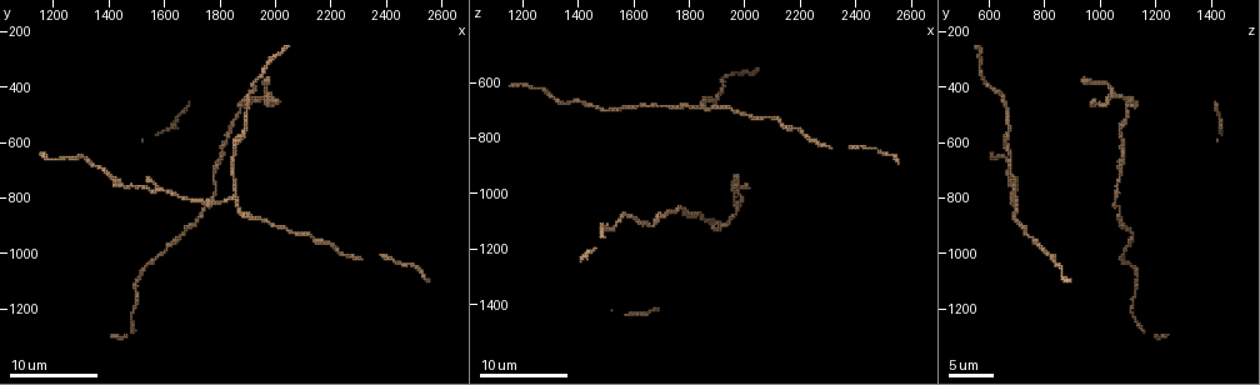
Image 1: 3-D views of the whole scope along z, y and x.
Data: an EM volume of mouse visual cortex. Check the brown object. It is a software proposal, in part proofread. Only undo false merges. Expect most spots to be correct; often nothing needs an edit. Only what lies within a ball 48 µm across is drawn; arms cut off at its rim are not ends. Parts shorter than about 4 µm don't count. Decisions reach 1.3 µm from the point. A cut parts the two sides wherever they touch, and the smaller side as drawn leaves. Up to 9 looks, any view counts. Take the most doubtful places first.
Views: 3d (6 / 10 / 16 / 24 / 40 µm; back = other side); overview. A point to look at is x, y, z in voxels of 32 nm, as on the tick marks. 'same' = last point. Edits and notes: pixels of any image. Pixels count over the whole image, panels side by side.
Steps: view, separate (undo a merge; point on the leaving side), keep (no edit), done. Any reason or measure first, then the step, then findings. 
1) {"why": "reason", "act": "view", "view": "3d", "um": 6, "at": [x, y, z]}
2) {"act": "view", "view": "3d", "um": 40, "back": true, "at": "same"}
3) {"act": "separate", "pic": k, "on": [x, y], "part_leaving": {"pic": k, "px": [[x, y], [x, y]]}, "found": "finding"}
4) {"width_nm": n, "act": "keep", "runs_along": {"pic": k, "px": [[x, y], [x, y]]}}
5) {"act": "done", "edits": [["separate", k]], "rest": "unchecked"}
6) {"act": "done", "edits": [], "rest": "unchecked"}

{"why": "a fork", "act": "view", "view": "3d", "um": 6, "at": [1850, 800, 690]}

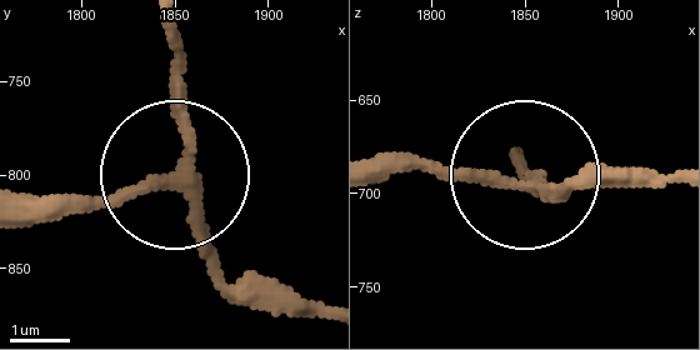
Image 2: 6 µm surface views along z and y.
{"act": "view", "view": "3d", "um": 6, "back": true, "at": "same"}

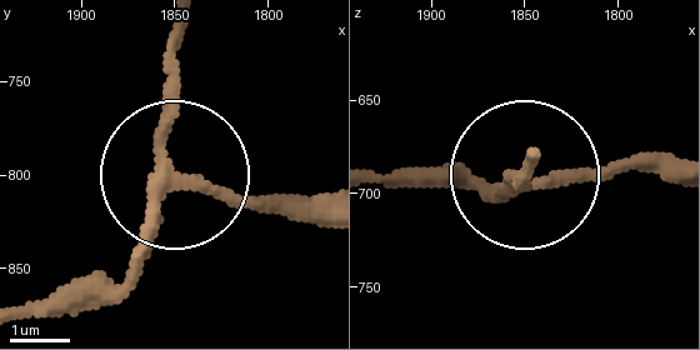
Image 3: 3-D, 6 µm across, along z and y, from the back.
{"width_nm": 210, "act": "keep", "found": "all the same neuron"}

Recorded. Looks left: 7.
{"why": "thick turns thin", "act": "view", "view": "3d", "um": 6, "at": [2190, 960, 770]}

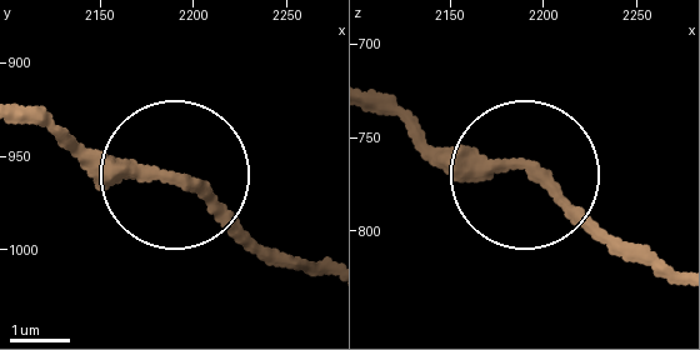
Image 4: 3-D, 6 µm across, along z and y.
{"act": "keep", "found": "one neuron here"}

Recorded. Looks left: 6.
{"act": "view", "view": "3d", "um": 6, "at": [1890, 460, 650]}

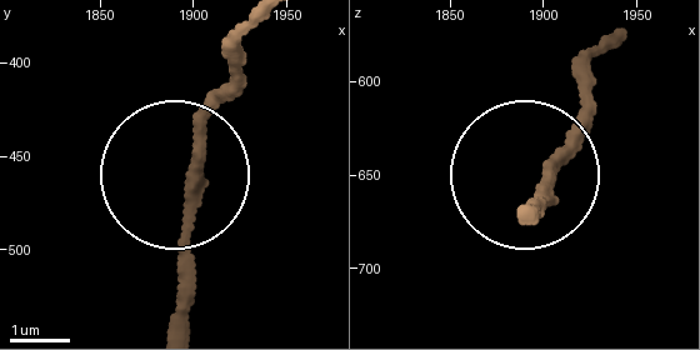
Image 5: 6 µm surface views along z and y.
{"why": "other side", "act": "view", "view": "3d", "um": 6, "back": true, "at": [1902, 462, 660]}

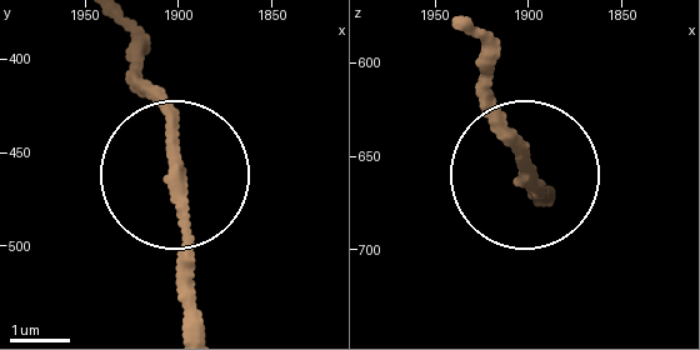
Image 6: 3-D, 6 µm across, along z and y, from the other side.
{"act": "keep", "found": "continuous, no second neuron"}

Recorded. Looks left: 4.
{"why": "thick turns thin", "act": "view", "view": "3d", "um": 6, "at": [1460, 750, 680]}

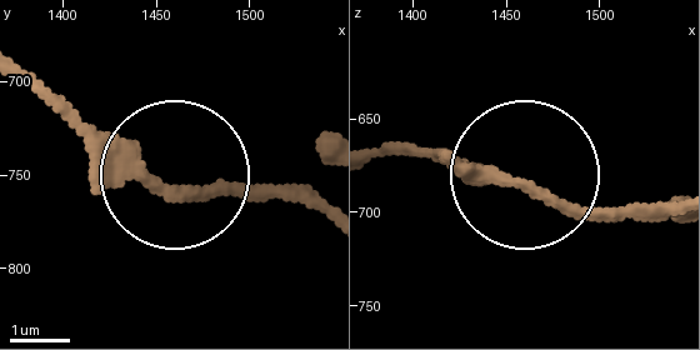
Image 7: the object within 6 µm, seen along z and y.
{"width_nm": 230, "act": "keep", "runs_along": {"pic": 7, "px": [[670, 200], [580, 215], [391, 156]]}, "found": "one neuron here"}

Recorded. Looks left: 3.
{"act": "done", "edits": [], "rest": "unchecked"}

